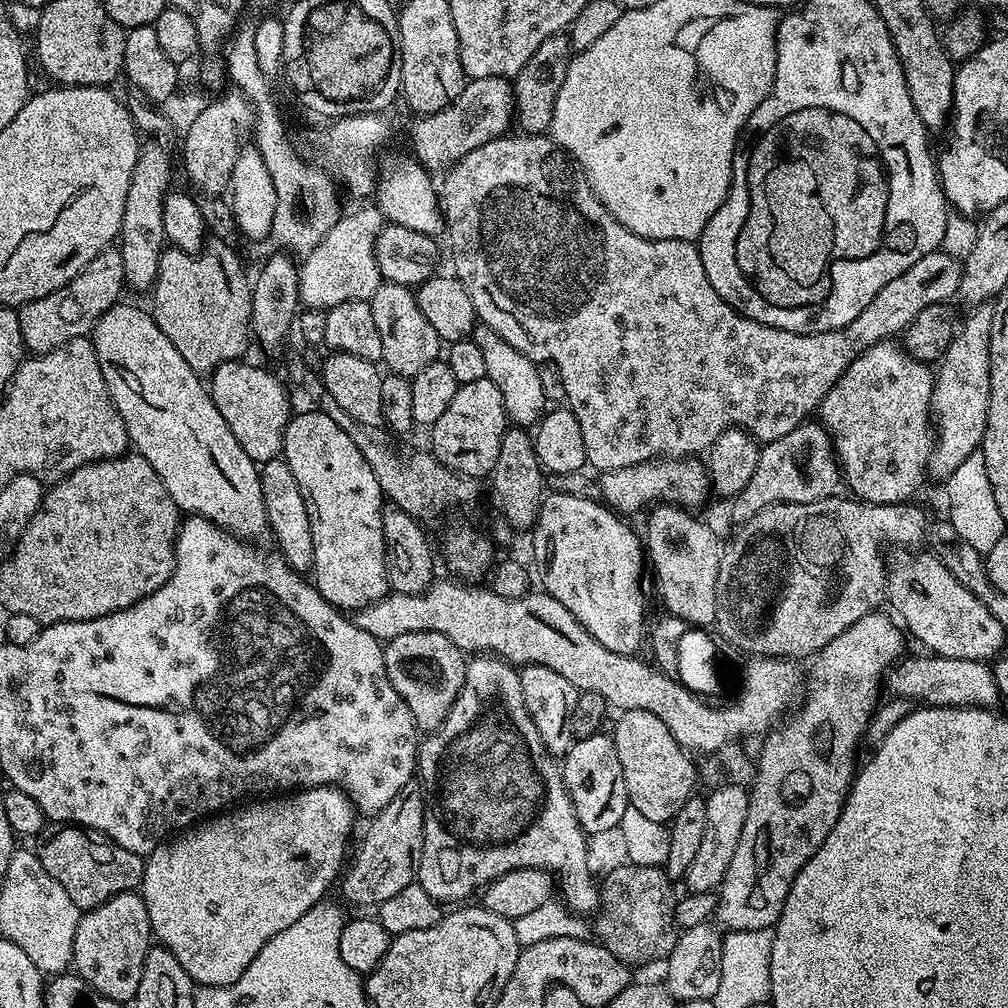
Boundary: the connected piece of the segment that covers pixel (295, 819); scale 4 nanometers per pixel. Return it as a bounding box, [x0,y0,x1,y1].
[138,786,358,986]

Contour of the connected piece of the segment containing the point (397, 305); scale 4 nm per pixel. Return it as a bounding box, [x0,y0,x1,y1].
[370,282,441,378]

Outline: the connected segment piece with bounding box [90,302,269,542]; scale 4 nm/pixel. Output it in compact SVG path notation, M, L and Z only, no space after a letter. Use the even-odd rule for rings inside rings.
M117 302L96 317L91 329L92 348L100 363L104 381L110 398L122 414L122 422L128 431L131 447L139 452L162 478L162 486L172 495L181 513L204 516L213 520L218 527L225 528L249 542L259 541L259 536L267 537L268 519L262 502L262 486L257 461L251 460L238 446L238 438L230 434L226 418L218 414L211 391L193 368L186 366L186 358L174 350L174 342L162 334L147 311L135 308L132 304Z

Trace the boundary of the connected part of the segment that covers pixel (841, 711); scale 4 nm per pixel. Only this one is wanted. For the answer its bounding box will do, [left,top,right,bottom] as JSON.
[714,610,906,929]

